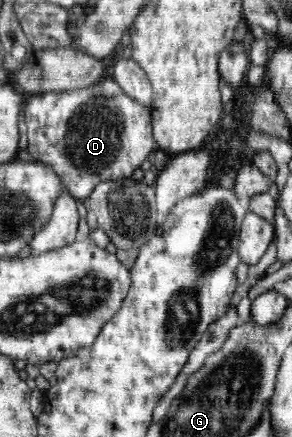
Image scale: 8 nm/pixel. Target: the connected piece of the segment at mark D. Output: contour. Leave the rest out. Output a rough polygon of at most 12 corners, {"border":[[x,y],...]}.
{"border":[[110,76],[32,94],[29,155],[76,200],[157,148],[150,106]]}

